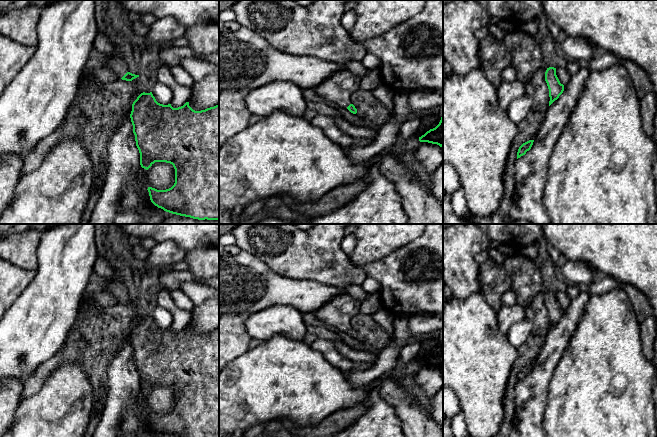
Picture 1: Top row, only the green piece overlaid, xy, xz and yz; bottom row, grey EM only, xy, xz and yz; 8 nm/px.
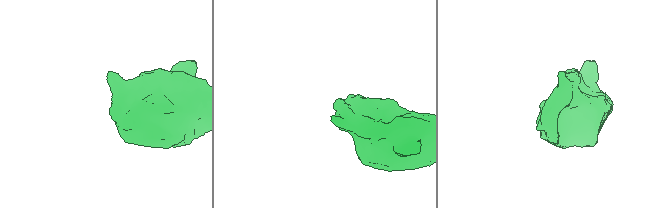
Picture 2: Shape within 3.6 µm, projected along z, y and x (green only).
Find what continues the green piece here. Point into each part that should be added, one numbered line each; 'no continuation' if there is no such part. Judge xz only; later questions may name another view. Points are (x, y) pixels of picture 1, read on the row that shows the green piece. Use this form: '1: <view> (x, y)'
1: xz (338, 88)

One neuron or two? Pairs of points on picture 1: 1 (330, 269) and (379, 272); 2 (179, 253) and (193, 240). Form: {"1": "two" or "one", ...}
{"1": "two", "2": "two"}

